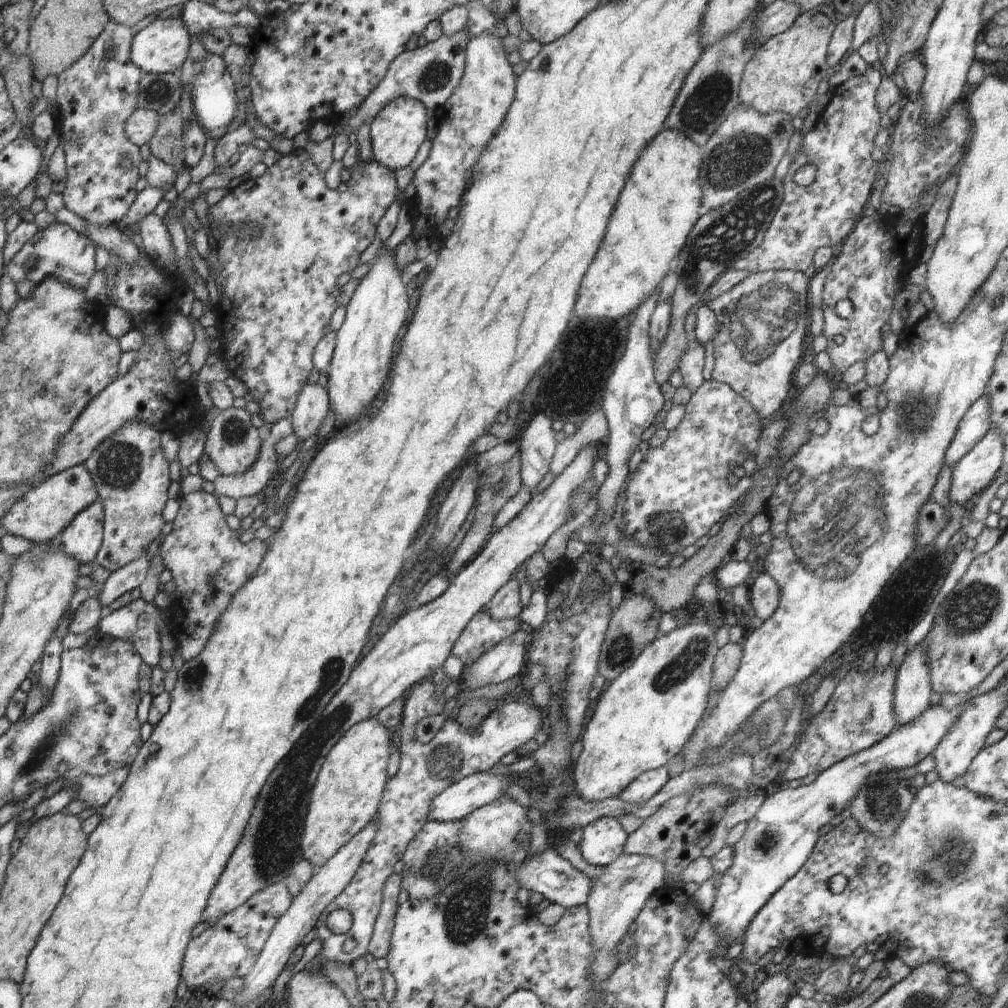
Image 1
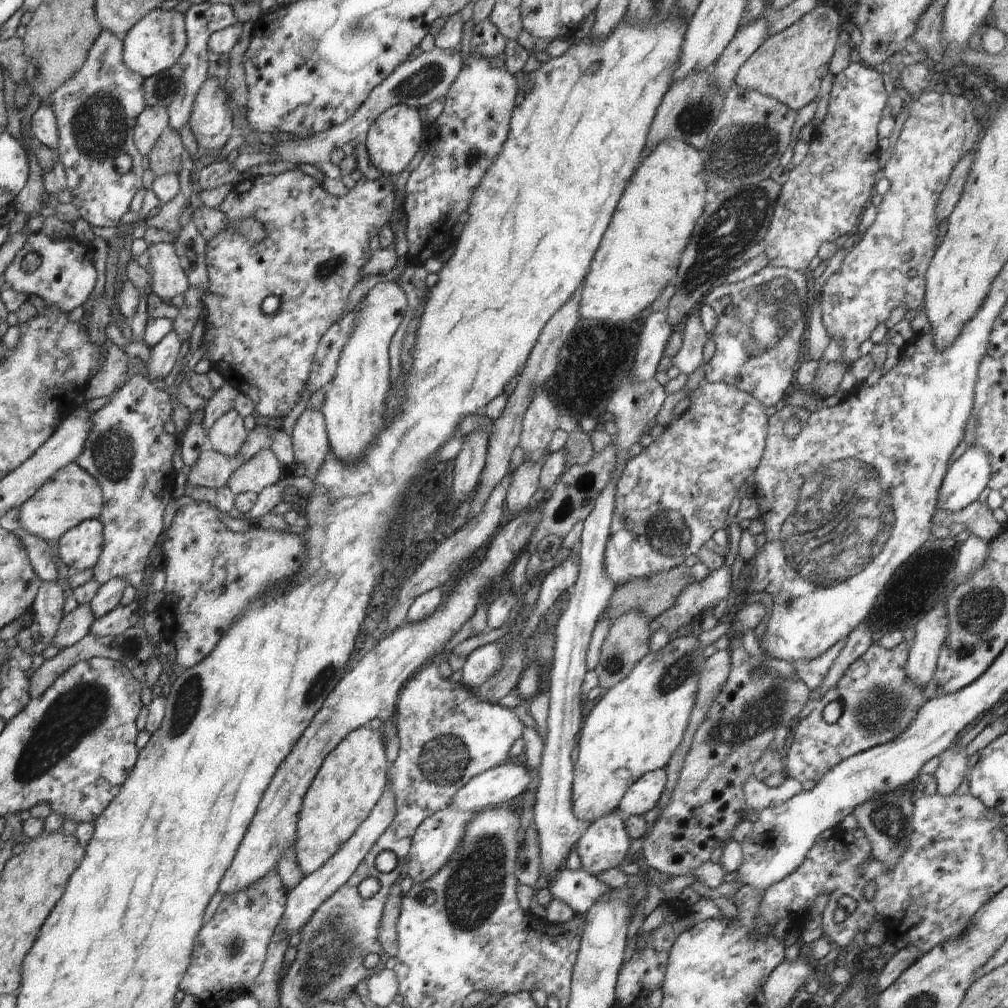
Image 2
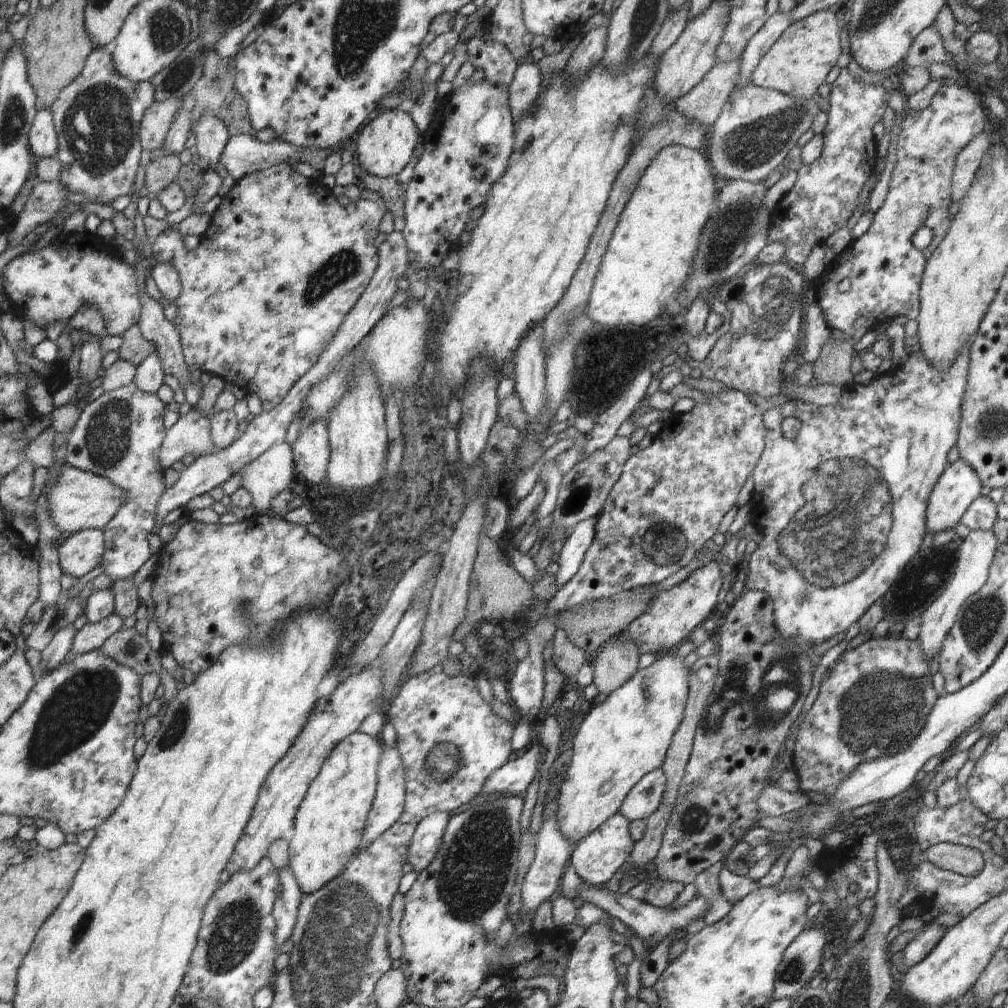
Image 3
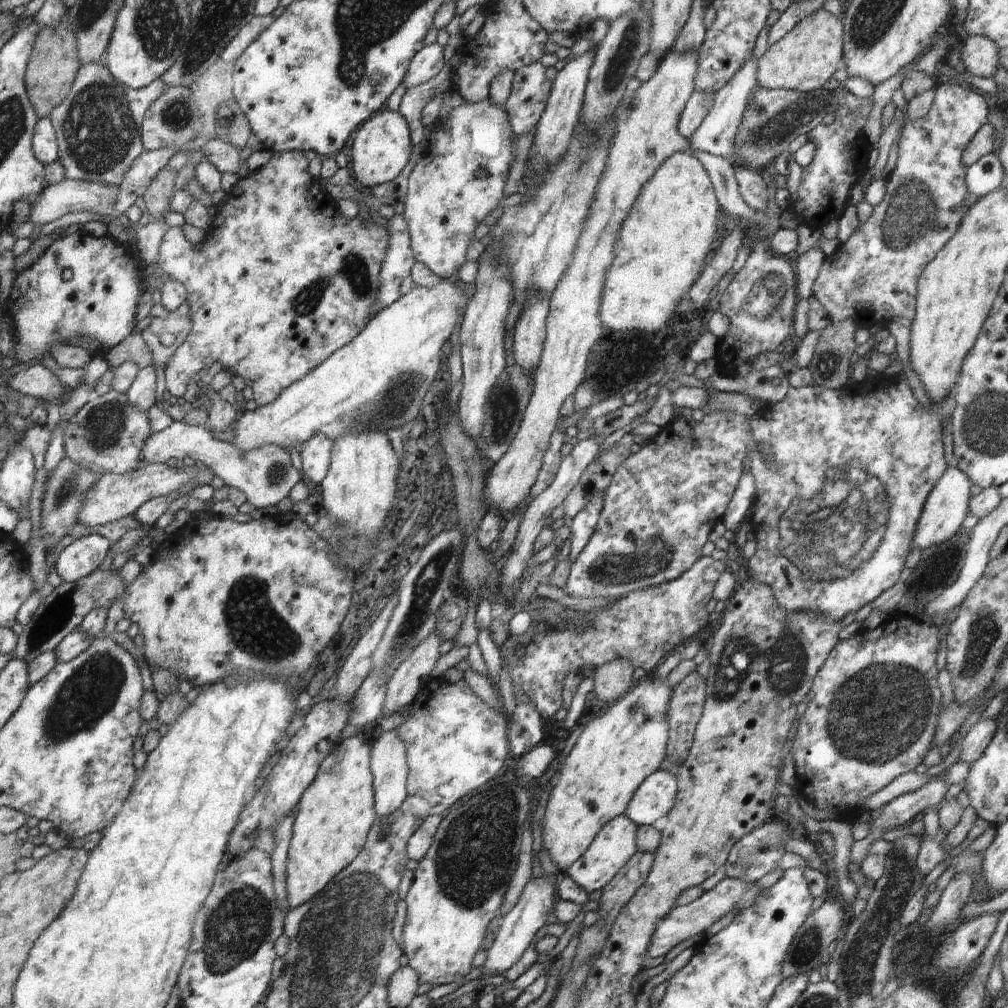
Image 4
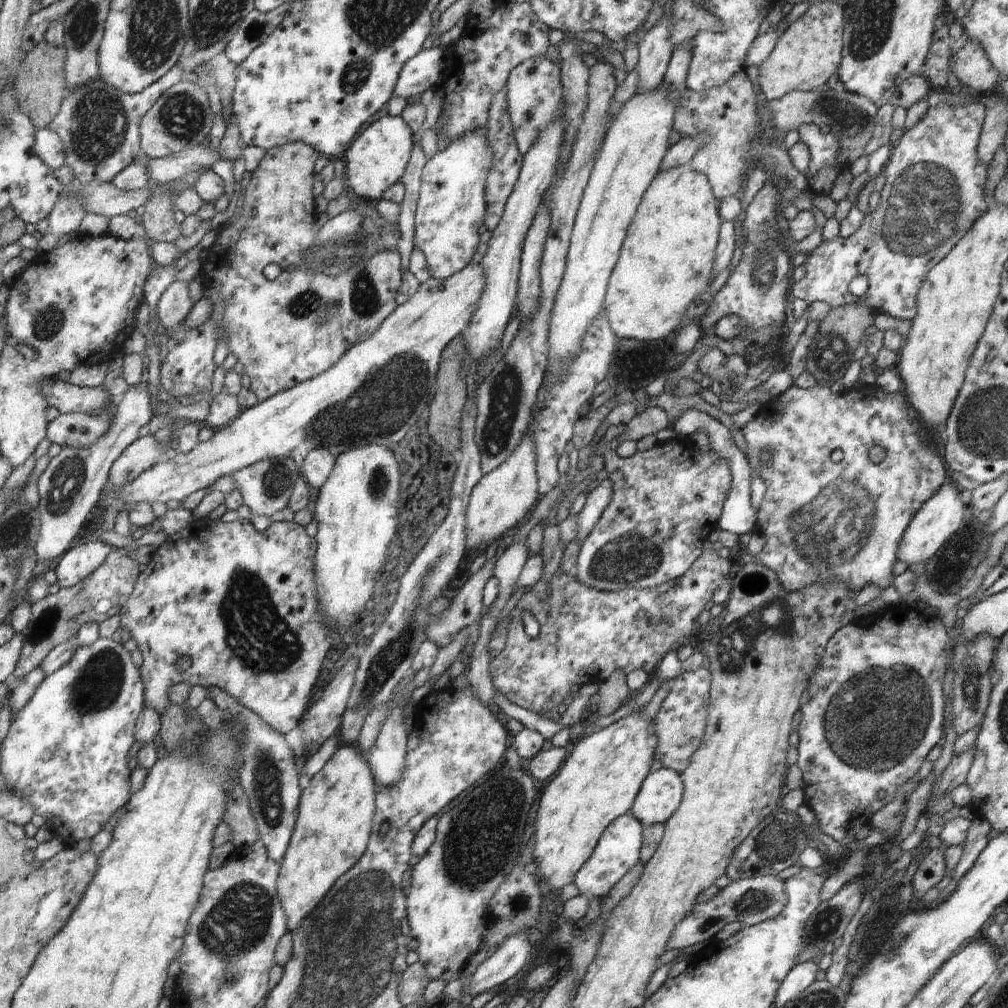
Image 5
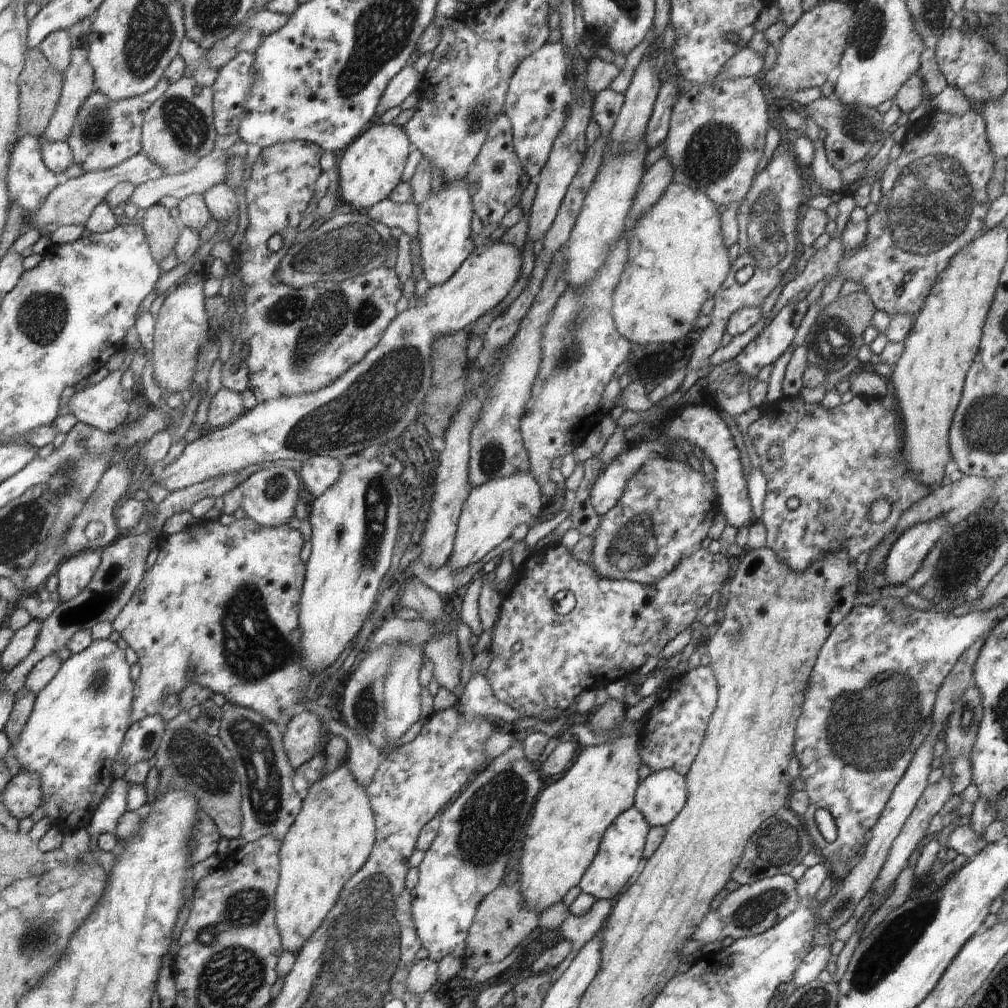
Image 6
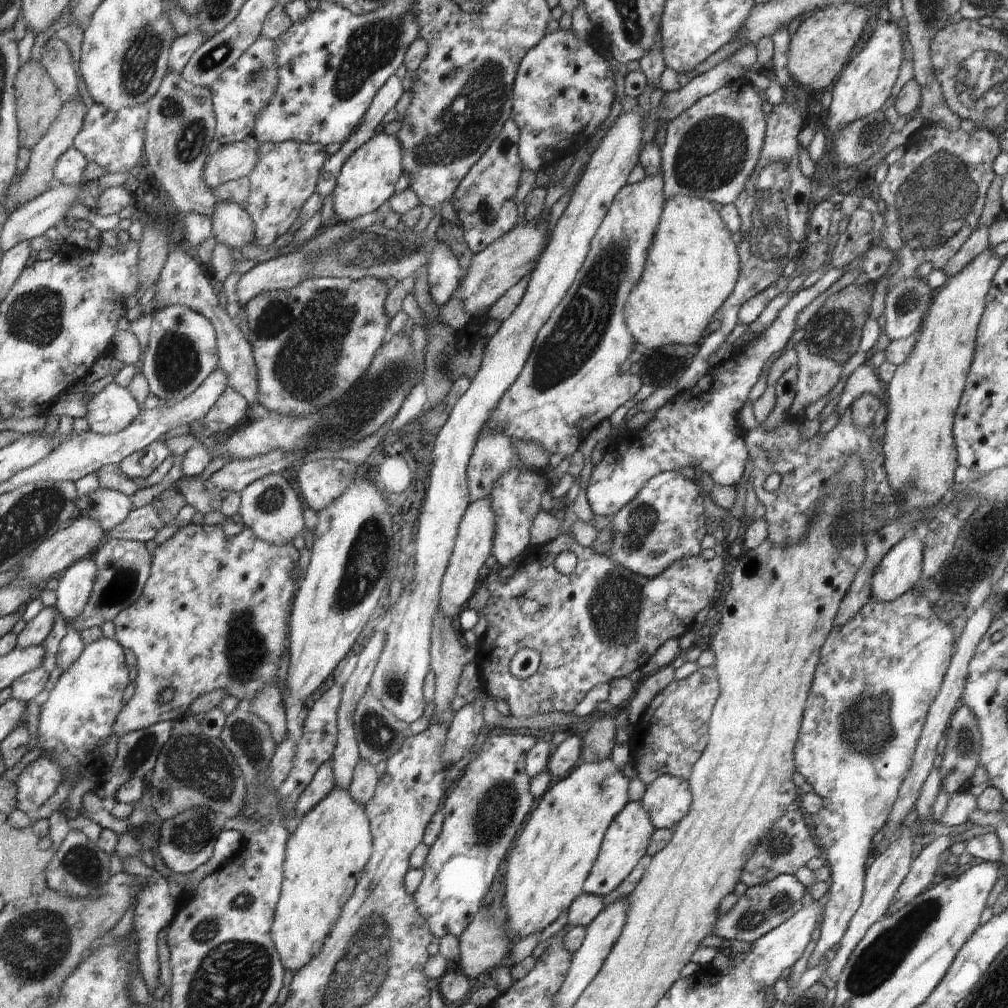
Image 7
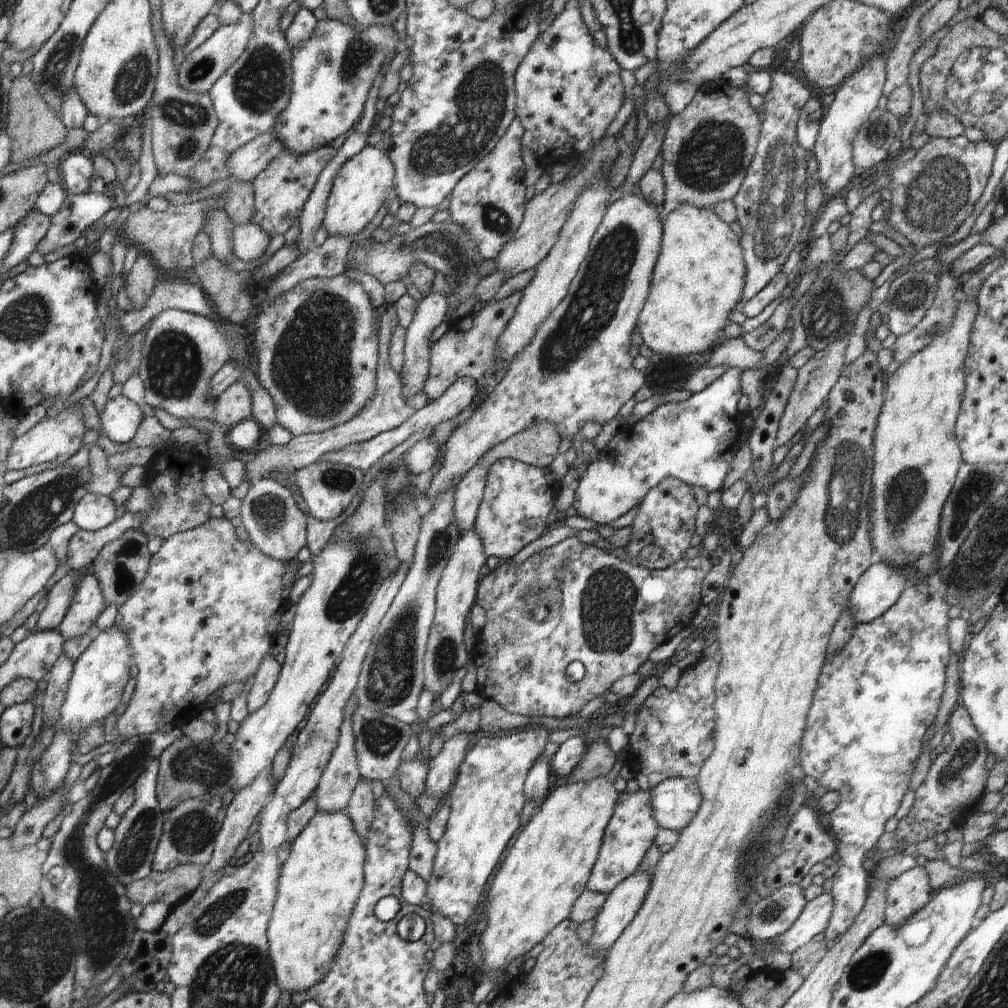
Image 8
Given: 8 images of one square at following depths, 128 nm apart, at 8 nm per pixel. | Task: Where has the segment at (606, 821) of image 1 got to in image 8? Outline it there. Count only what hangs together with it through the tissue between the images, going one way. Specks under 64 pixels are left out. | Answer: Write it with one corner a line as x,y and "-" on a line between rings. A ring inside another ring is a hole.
648,791
622,793
616,804
614,815
606,826
599,858
592,868
585,891
608,895
622,880
637,872
646,852
653,846
660,828
653,818
653,806

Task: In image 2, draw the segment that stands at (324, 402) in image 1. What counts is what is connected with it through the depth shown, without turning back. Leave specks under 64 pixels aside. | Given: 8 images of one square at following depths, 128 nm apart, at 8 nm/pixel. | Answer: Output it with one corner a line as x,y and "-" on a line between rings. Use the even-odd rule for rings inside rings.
314,408
304,410
296,424
294,424
294,428
292,428
291,438
293,441
293,458
295,459
294,467
298,468
302,464
306,468
306,476
311,479
314,478
331,452
325,417
321,410

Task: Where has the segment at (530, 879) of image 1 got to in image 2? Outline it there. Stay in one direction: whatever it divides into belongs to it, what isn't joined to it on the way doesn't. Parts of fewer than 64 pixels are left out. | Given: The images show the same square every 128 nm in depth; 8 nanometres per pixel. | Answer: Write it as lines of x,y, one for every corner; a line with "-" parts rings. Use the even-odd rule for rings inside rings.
560,866
560,870
550,878
548,890
554,899
564,902
574,913
584,915
612,888
588,874
586,870
571,870
569,867

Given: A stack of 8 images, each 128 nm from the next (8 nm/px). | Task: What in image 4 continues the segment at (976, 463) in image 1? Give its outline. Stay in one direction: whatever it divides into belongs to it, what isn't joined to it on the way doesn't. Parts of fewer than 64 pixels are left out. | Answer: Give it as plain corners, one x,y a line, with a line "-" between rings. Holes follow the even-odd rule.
949,467
944,475
938,480
934,489
930,492
924,504
922,515
914,532
913,548
926,549
932,544
944,543
948,538
961,530
962,523
969,514
969,506
972,496
971,479
962,470

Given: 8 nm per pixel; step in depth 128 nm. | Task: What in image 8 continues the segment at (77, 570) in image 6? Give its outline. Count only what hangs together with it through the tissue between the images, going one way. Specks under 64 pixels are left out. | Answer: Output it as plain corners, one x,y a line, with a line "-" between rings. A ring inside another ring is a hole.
80,571
80,574
81,580
75,587
75,594
59,627
65,642
88,635
88,629
106,608
98,580
84,571

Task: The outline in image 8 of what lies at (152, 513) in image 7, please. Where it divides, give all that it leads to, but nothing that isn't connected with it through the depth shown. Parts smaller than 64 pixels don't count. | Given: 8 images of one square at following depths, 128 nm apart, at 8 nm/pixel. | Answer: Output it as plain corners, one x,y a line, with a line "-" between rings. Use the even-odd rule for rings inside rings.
130,512
98,531
79,529
68,544
68,572
84,571
98,557
100,550
110,542
119,540
127,531
140,530
141,516

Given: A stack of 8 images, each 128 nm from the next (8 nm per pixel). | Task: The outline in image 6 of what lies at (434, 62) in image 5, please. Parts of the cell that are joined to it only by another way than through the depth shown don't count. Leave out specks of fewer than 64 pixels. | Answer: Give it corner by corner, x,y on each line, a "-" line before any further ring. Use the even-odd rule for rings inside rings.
413,65
405,66
387,85
376,114
384,114
386,110
400,106
412,92
420,91
422,78
423,75

